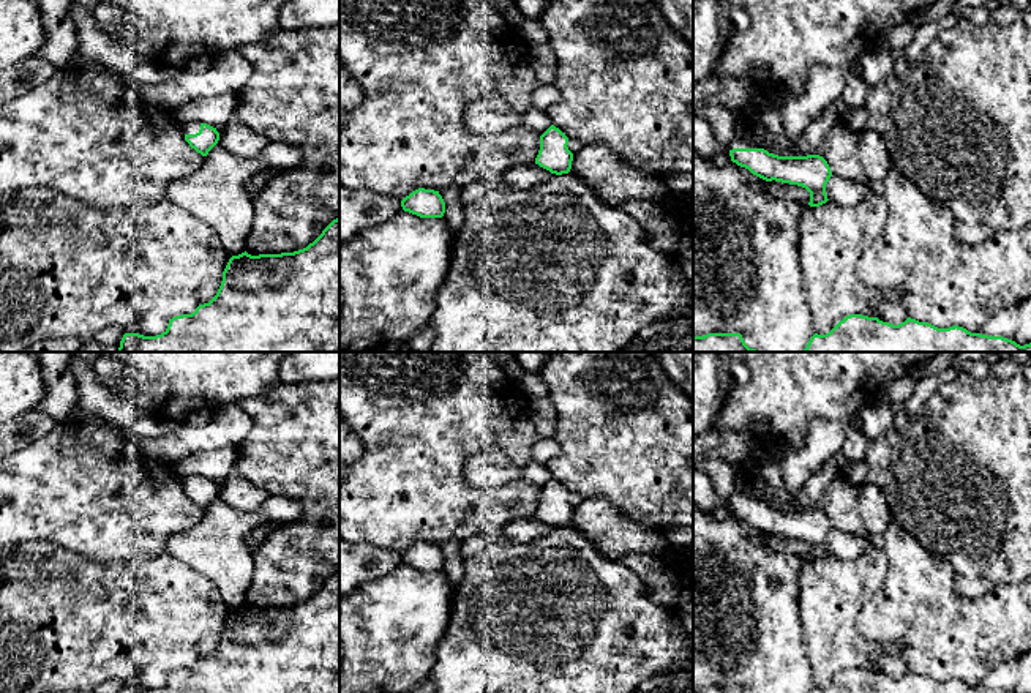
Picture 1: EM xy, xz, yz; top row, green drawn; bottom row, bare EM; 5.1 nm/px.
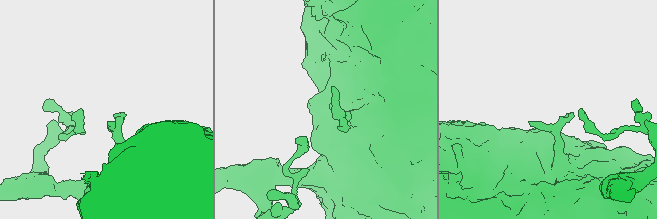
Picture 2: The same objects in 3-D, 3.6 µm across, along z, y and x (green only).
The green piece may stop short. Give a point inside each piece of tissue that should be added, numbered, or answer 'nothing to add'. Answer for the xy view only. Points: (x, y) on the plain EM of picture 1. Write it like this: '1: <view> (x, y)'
1: xy (193, 480)

